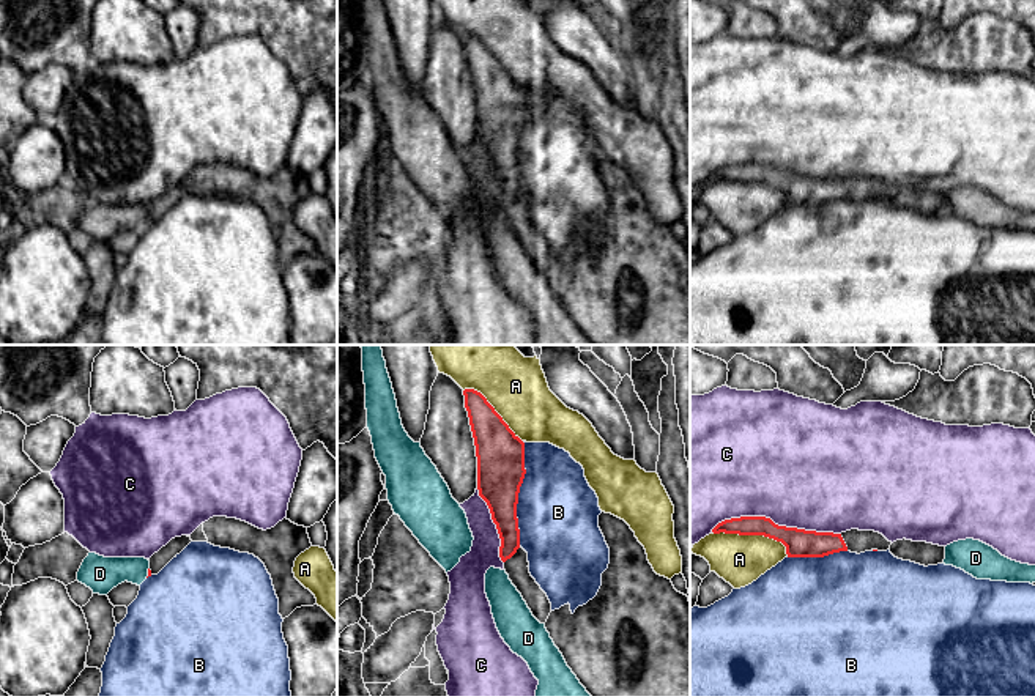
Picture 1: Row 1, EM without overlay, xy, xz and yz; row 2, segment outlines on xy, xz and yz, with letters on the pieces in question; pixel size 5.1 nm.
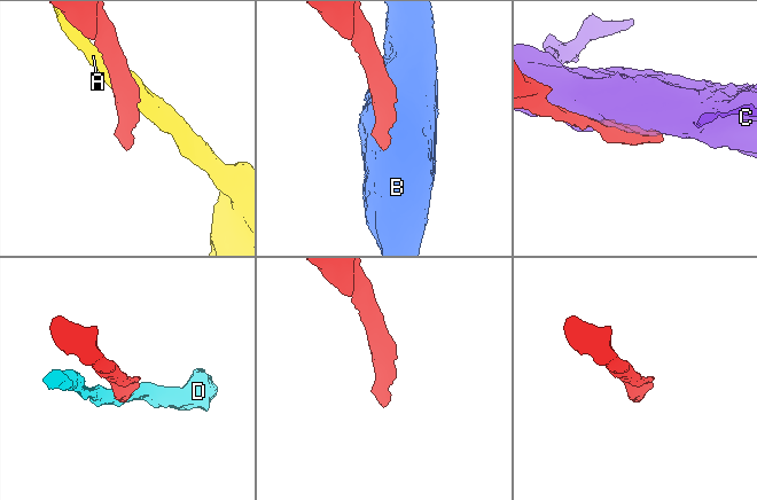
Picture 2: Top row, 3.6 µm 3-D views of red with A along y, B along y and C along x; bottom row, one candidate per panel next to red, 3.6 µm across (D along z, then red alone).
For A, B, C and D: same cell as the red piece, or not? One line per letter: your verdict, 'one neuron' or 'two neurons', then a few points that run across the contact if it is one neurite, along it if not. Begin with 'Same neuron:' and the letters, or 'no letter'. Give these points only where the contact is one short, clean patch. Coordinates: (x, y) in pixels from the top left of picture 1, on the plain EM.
Same neuron: no letter
A: two neurons
B: two neurons
C: two neurons
D: two neurons | xy (148, 214), (145, 224)

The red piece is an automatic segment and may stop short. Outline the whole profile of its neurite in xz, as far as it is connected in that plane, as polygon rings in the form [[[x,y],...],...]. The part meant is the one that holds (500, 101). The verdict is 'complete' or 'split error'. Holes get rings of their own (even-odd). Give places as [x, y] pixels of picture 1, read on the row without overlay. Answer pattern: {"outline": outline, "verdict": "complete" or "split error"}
{"outline": [[[465,36],[463,43],[476,93],[477,137],[499,181],[504,217],[580,331],[592,345],[690,345],[688,244],[677,239],[671,227],[654,219],[644,194],[624,167],[602,159],[599,175],[610,195],[602,233],[592,247],[573,260],[569,250],[553,258],[547,241],[529,220],[528,200],[520,194],[517,151],[526,121],[525,90],[480,39]]], "verdict": "split error"}

